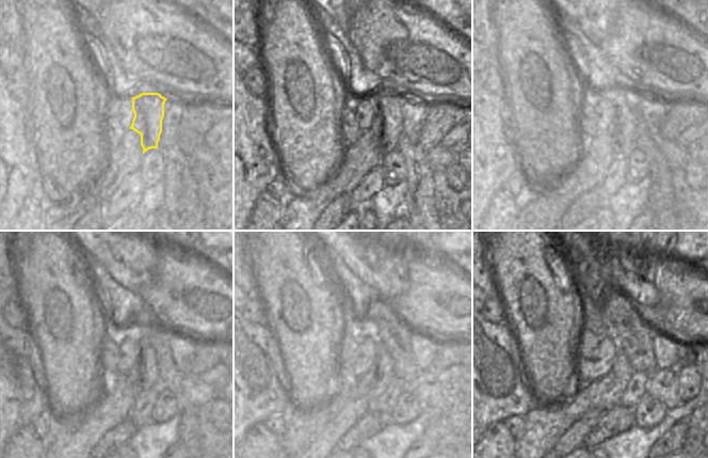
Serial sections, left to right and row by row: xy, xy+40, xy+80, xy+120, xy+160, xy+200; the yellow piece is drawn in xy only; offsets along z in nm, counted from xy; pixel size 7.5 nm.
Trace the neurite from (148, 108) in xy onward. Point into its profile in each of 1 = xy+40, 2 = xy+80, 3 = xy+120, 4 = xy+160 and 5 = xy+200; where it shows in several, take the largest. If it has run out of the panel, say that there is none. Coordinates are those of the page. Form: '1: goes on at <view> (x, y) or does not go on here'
1: goes on at xy+40 (387, 119)
2: goes on at xy+80 (623, 131)
3: goes on at xy+120 (144, 374)
4: goes on at xy+160 (304, 424)
5: goes on at xy+200 (544, 425)

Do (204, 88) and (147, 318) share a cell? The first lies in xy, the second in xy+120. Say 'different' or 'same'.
different

